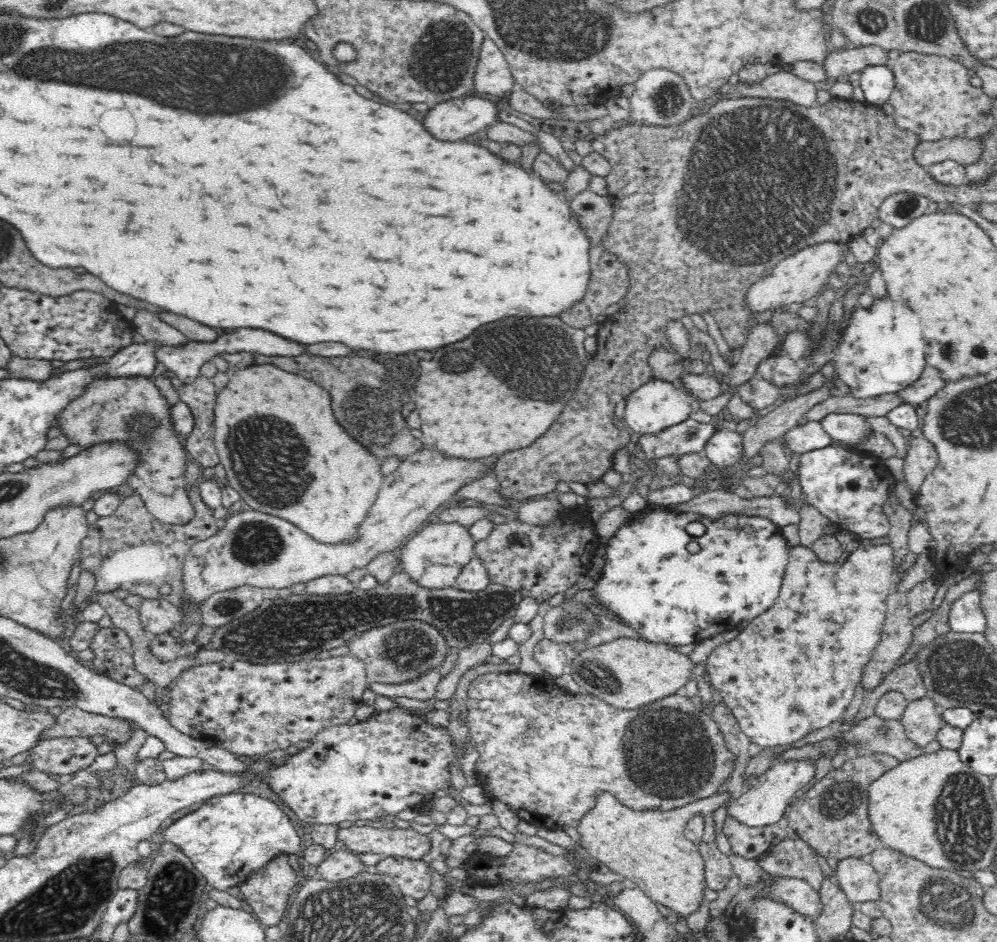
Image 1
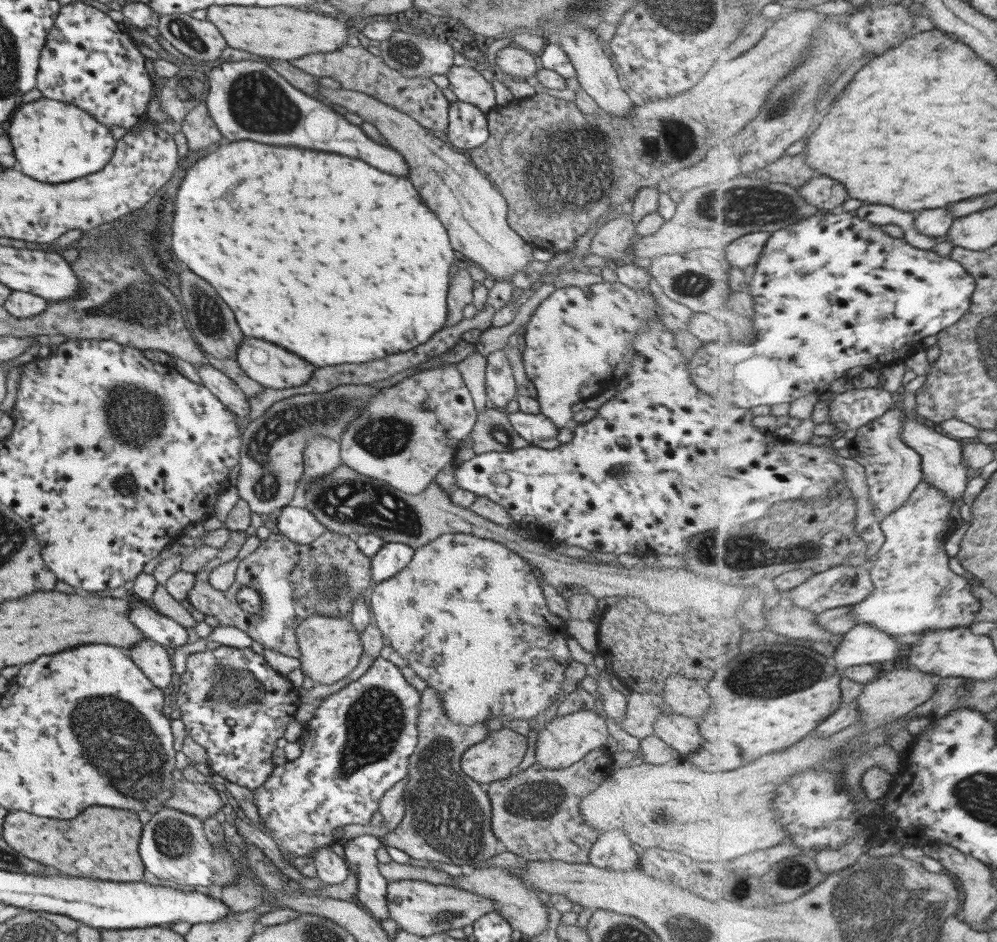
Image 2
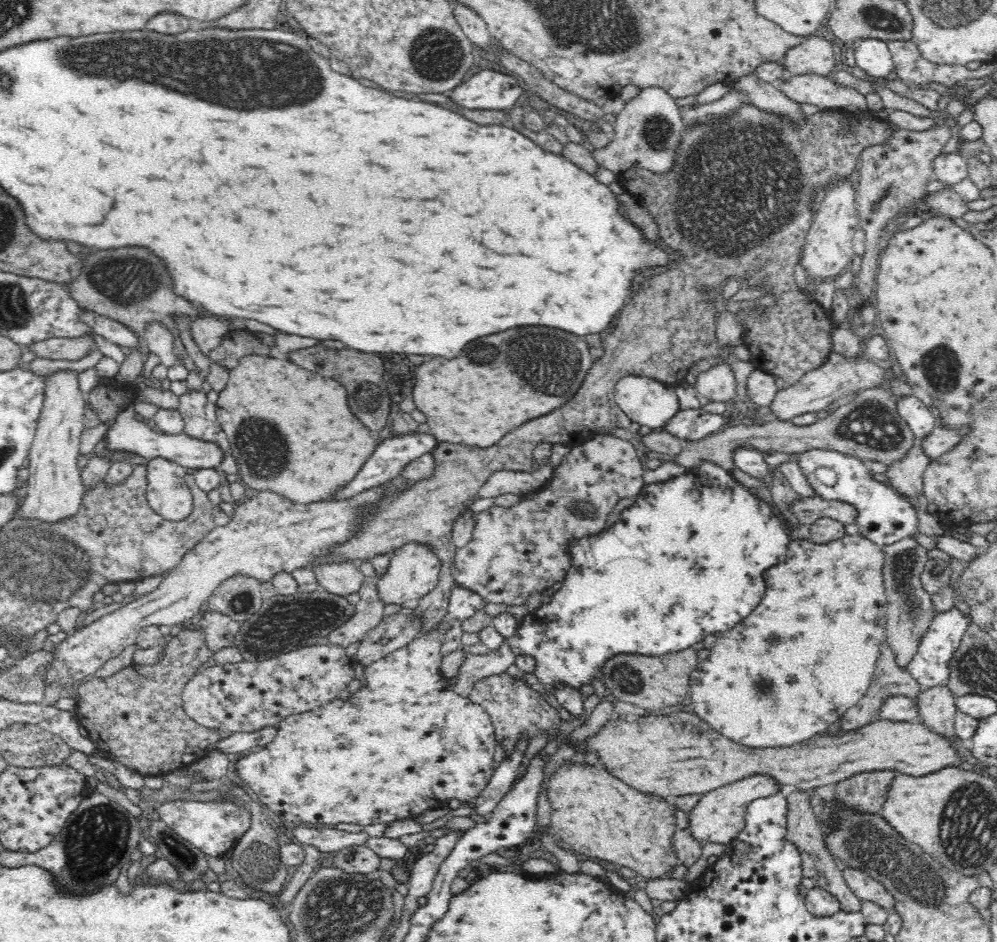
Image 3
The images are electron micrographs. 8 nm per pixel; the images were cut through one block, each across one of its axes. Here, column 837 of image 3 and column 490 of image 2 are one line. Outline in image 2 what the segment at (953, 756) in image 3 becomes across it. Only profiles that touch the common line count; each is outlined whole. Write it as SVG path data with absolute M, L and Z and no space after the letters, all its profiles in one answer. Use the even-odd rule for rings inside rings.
M503 726L499 730L487 733L479 744L473 744L473 746L466 748L460 755L460 769L465 776L479 784L503 780L523 760L525 750L527 750L526 738Z

